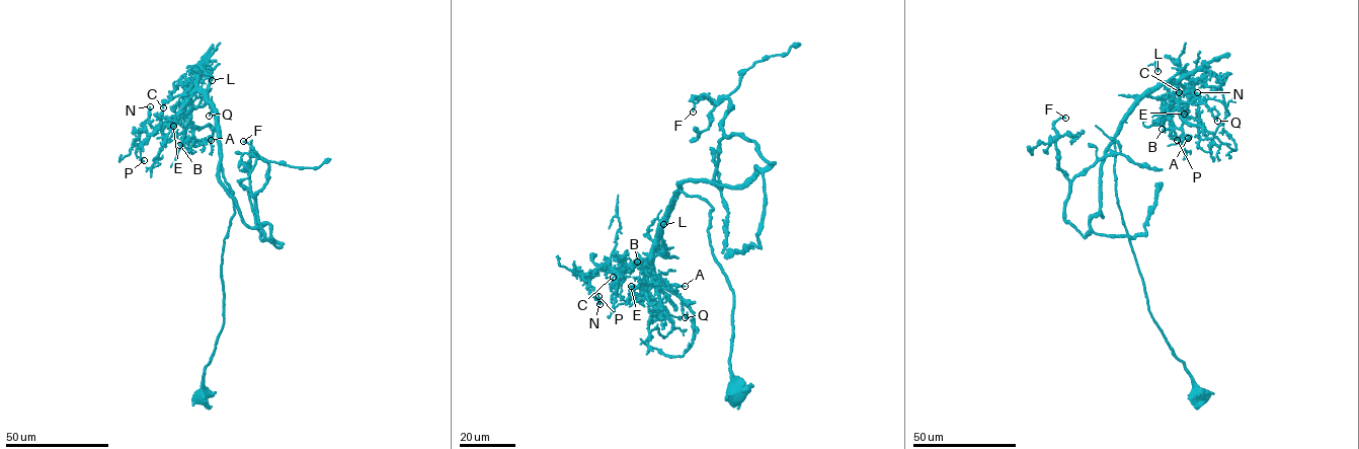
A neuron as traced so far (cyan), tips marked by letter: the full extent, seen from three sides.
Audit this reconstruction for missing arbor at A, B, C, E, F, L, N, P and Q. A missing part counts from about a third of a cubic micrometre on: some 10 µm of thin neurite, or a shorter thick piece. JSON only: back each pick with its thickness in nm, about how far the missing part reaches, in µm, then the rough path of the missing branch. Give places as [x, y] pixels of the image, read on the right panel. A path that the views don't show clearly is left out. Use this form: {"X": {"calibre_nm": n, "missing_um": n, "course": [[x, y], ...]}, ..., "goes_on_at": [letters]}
{"goes_on_at": []}

